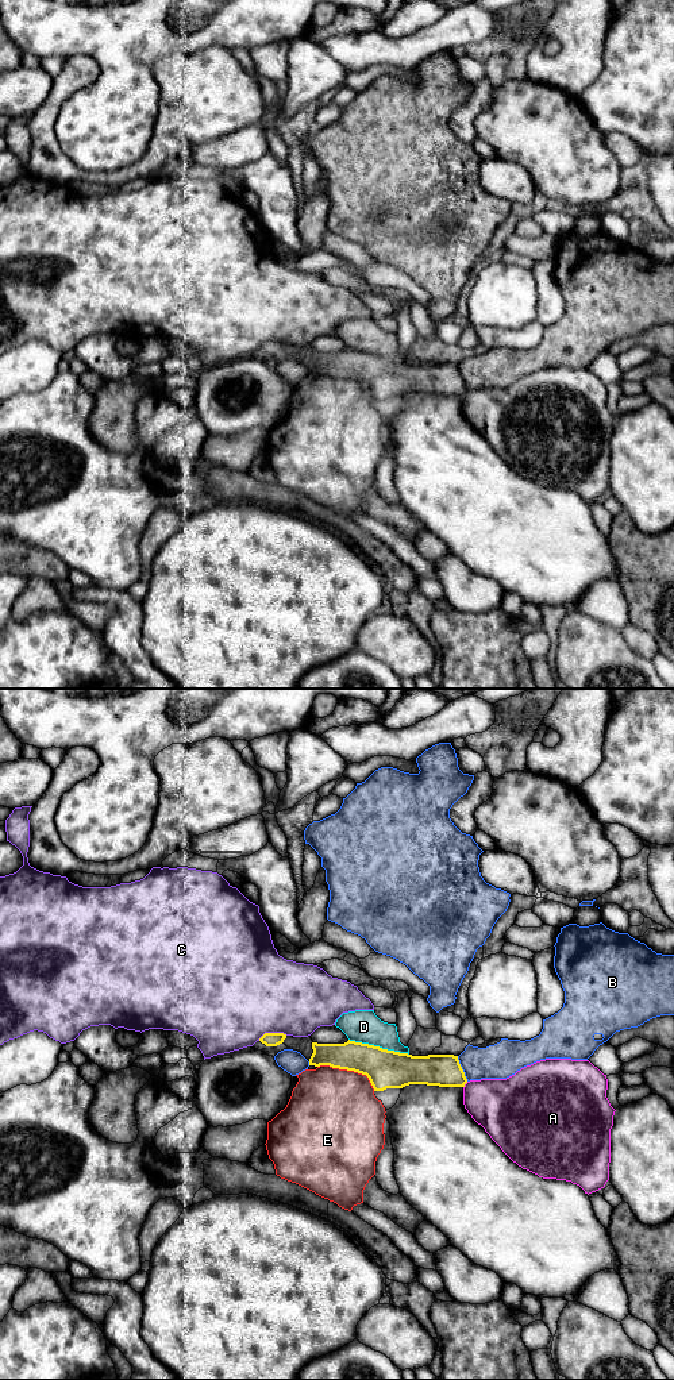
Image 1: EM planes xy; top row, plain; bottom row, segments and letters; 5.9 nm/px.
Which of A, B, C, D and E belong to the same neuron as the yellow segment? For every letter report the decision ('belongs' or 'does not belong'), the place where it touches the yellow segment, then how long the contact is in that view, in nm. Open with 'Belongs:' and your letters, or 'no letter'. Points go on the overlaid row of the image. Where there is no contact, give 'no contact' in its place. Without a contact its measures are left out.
Belongs: D
A: does not belong | xy (465, 1083) | 50 nm
B: does not belong | xy (461, 1068) | 170 nm
C: does not belong | xy (272, 1033) | 180 nm
D: belongs | xy (378, 1047) | 380 nm
E: does not belong | xy (349, 1070) | 380 nm

